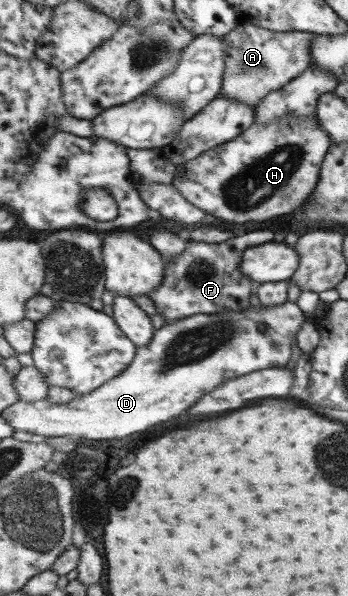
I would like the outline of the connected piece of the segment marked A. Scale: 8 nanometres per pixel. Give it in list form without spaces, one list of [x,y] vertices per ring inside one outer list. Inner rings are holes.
[[[239,24],[224,36],[227,49],[227,73],[224,76],[222,96],[258,106],[269,93],[283,89],[313,62],[313,44],[318,34],[297,30],[277,32],[258,24]]]

